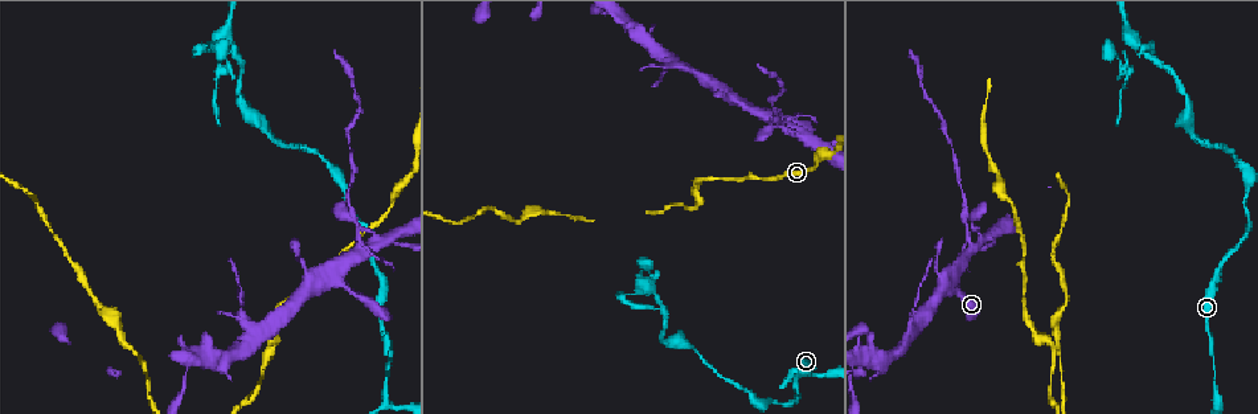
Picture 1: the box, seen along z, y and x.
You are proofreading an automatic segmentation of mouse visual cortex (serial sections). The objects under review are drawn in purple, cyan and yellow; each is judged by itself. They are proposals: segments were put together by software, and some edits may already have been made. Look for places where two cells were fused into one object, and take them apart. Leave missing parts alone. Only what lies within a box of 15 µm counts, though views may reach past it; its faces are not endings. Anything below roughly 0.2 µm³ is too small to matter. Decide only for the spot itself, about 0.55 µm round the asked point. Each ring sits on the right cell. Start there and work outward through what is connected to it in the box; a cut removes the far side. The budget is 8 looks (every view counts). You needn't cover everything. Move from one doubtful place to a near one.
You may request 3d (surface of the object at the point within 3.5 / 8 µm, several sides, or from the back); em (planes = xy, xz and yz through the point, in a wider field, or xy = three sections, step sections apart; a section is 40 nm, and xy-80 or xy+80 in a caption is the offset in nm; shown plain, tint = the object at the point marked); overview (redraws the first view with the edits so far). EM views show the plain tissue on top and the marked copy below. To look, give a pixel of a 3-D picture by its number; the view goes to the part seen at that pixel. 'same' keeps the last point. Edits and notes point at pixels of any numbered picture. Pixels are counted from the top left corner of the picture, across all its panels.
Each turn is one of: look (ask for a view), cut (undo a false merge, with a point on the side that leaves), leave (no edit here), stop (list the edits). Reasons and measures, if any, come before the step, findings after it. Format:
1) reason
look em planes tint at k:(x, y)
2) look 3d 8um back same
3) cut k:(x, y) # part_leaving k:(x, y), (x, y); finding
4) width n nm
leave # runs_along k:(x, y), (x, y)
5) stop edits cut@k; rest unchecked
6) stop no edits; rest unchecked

branch point
look 3d 3.5um at 1:(1135, 37)

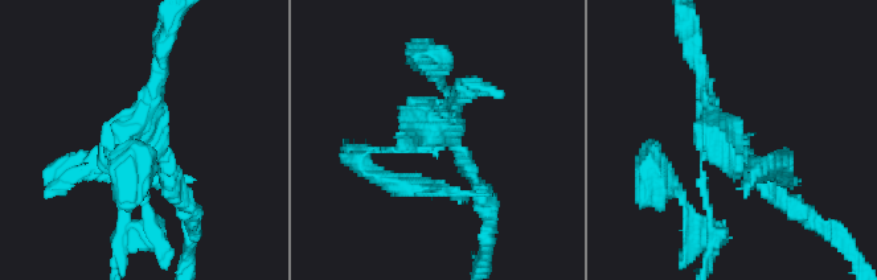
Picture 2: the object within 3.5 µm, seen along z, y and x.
look em xy step 1 tint at 2:(729, 139)

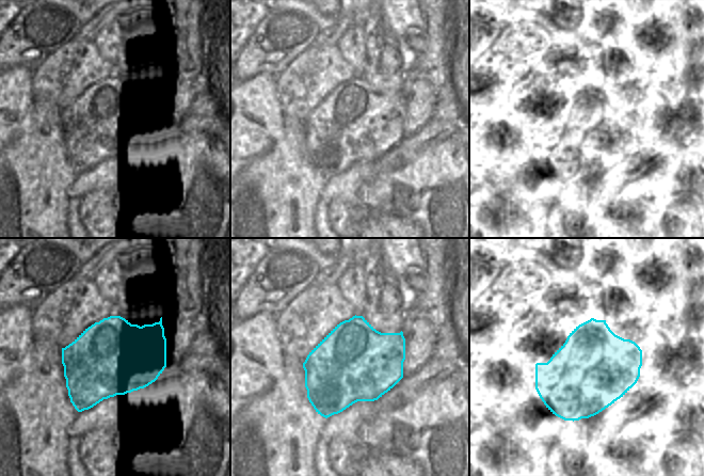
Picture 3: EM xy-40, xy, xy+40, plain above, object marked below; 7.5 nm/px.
width 600 nm
cut 2:(417, 131) # part_leaving 2:(454, 144), (422, 111); two cells meet here

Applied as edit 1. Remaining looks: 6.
sudden change in width
look 3d 3.5um at 1:(339, 279)

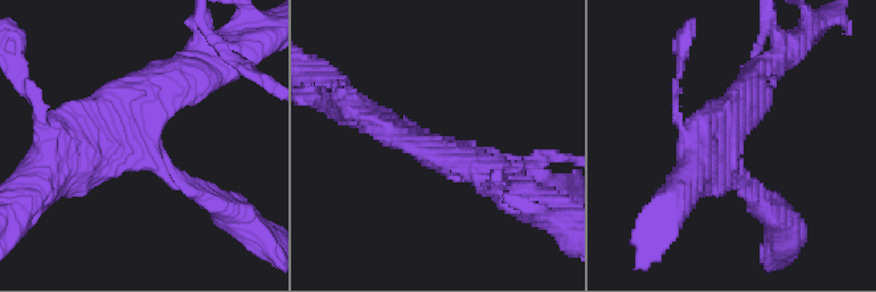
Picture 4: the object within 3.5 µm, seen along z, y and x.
now the EM
look em xy step 5 tint at 4:(734, 144)

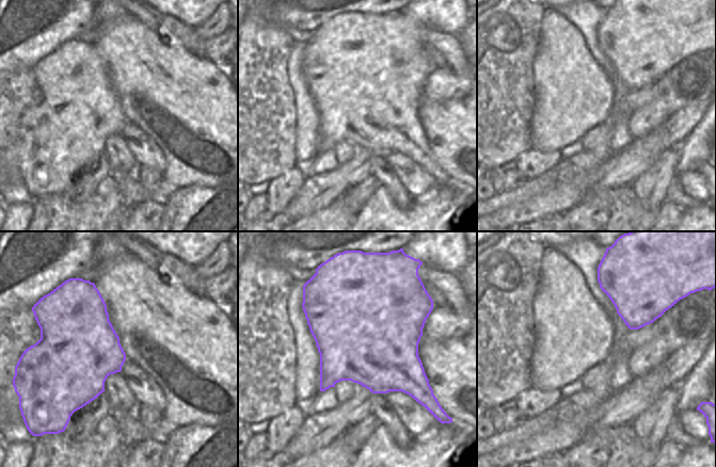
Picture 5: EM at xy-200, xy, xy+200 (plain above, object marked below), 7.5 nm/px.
leave # runs_along 4:(503, 164), (356, 110); one cell here

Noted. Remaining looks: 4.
a fork
look 3d 8um at 1:(384, 402)

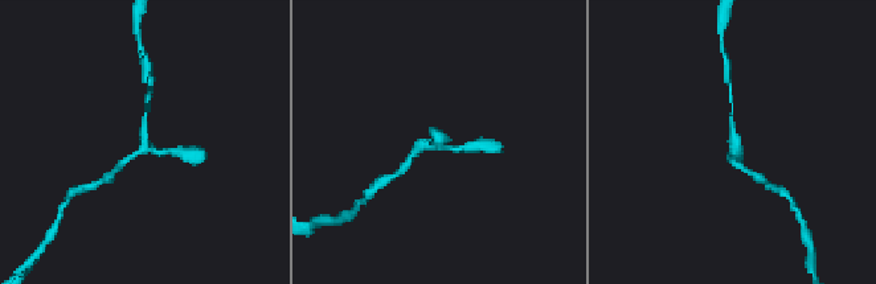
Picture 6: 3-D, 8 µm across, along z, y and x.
arms 3; arm_widths 150, 200, 200 nm; shape alone is not enough
look em xy step 5 tint at 6:(443, 147)

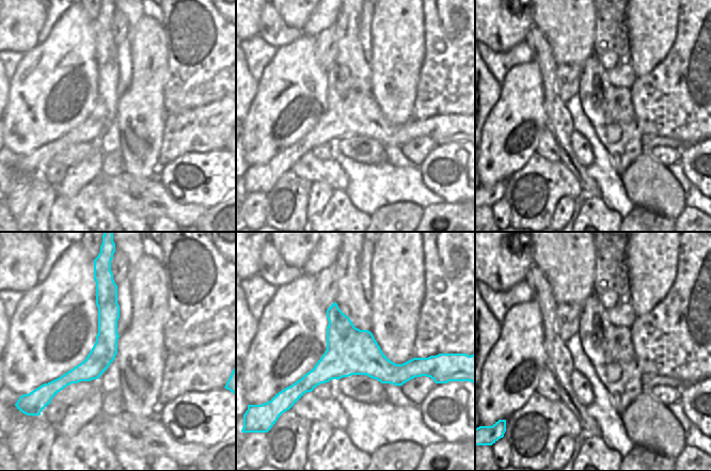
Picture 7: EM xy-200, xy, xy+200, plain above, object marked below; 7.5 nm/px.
leave # runs_along 6:(147, 110), (144, 145), (183, 152); one cell here

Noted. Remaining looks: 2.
stop edits cut@2; rest unchecked

